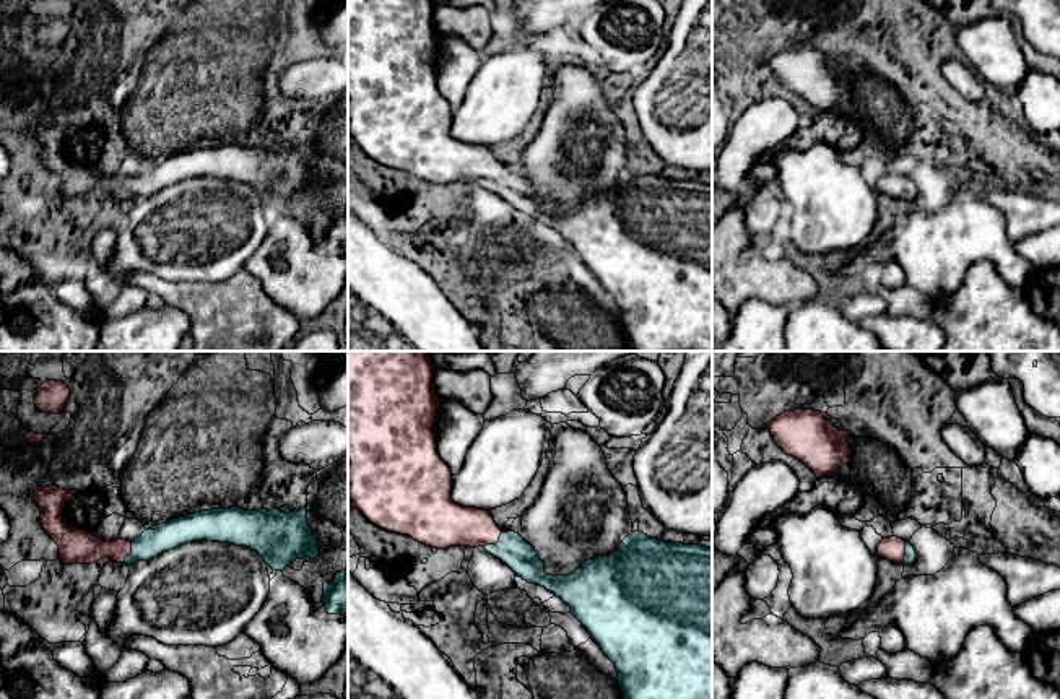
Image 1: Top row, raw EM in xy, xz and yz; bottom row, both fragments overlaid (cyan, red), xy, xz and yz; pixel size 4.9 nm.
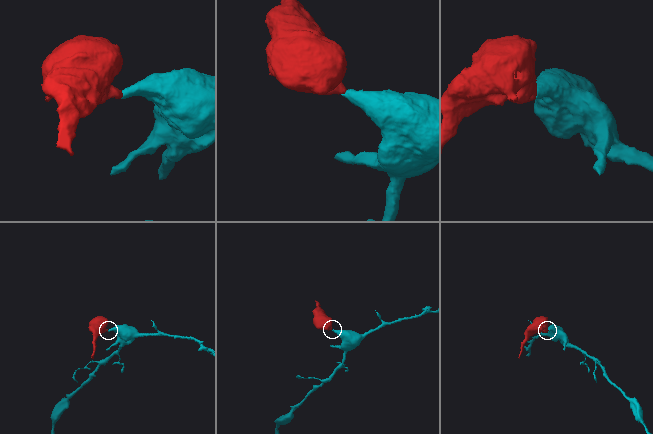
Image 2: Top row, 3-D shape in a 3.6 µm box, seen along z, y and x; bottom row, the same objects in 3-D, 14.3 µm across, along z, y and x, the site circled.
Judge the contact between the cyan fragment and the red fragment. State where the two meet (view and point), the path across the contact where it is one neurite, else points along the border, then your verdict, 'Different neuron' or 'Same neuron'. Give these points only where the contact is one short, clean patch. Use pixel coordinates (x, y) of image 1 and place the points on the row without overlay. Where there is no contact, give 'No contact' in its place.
Touches cyan at xz (496, 179). Path across: xz (511, 184), (496, 179), (477, 163), (451, 160). Same neuron

